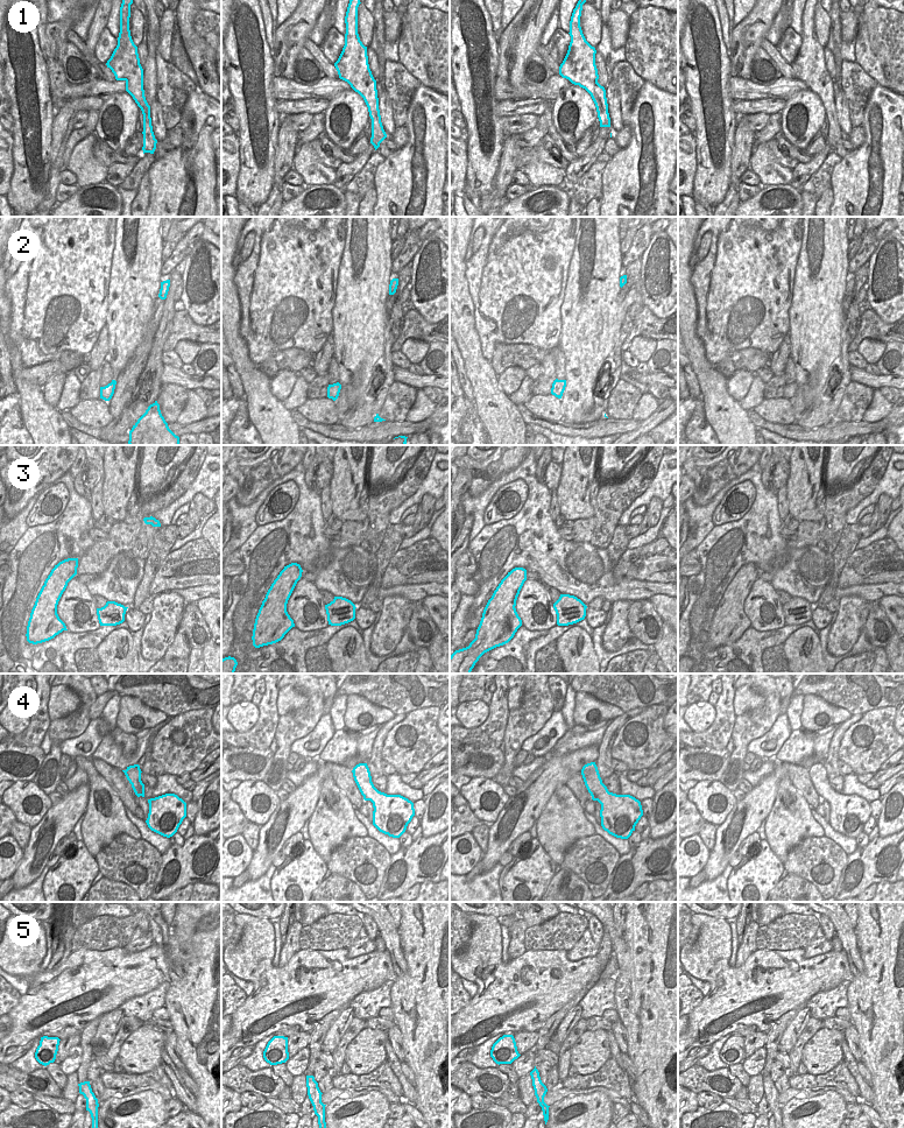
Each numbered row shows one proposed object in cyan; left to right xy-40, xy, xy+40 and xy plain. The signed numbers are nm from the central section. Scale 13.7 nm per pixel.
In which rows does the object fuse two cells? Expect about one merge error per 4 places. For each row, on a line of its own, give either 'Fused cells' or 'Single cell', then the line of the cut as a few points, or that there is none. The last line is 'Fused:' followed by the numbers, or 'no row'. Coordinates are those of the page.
1: Fused cells. Split along xy+40 (571, 16), (579, 29), (580, 44), (565, 63)
2: Single cell. No split
3: Single cell. No split
4: Single cell. No split
5: Single cell. No split
Fused: 1.

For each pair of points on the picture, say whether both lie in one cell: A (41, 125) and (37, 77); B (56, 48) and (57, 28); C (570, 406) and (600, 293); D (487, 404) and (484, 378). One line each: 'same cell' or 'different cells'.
A: same cell
B: same cell
C: same cell
D: same cell

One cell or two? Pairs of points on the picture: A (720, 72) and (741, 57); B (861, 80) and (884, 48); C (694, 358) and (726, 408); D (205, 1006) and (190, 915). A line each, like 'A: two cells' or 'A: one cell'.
A: two cells
B: two cells
C: one cell
D: one cell

